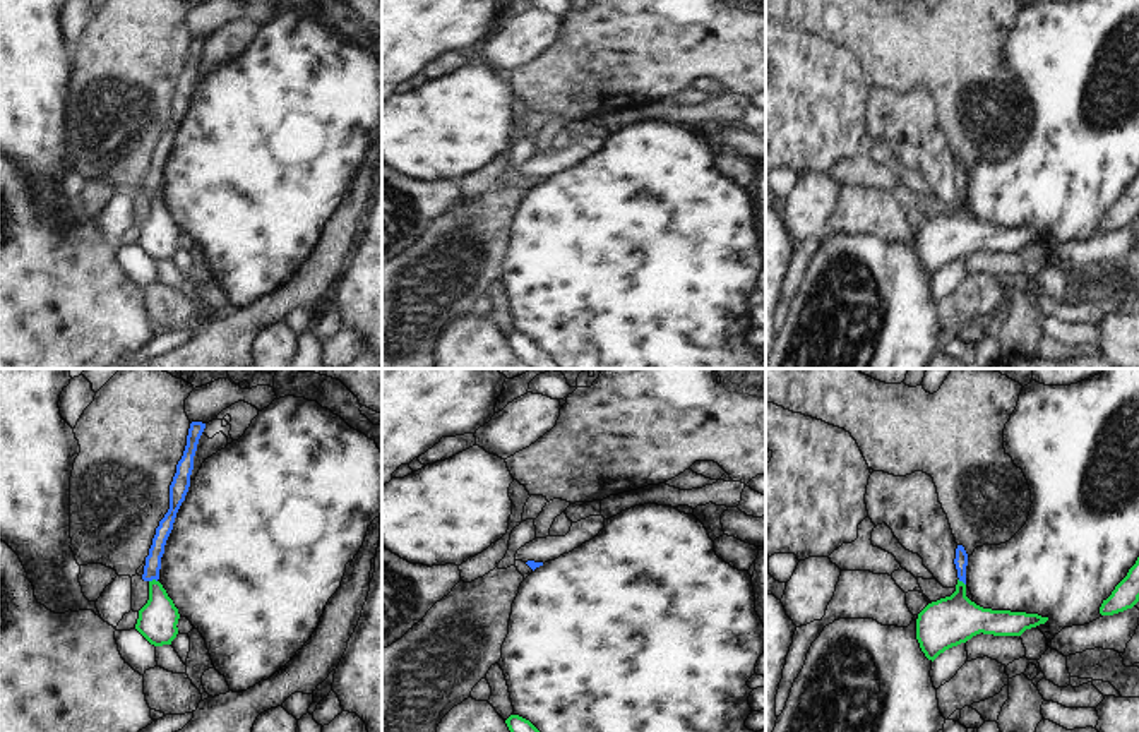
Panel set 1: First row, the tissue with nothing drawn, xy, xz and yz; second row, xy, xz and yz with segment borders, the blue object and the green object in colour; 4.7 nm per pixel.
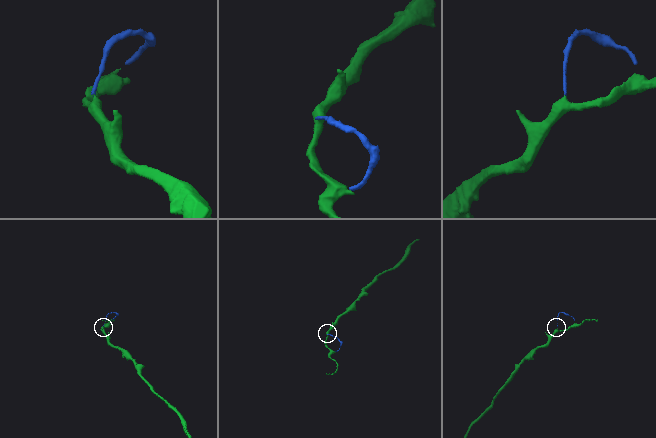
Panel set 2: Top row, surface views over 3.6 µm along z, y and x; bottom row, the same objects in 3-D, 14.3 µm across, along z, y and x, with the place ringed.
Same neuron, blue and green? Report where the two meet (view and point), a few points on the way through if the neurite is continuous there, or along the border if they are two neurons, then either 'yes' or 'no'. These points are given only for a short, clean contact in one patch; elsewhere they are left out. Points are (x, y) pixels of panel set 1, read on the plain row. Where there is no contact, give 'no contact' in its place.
xy (153, 194) | across xy (153, 177), (153, 194), (158, 211), (158, 235) | yes

